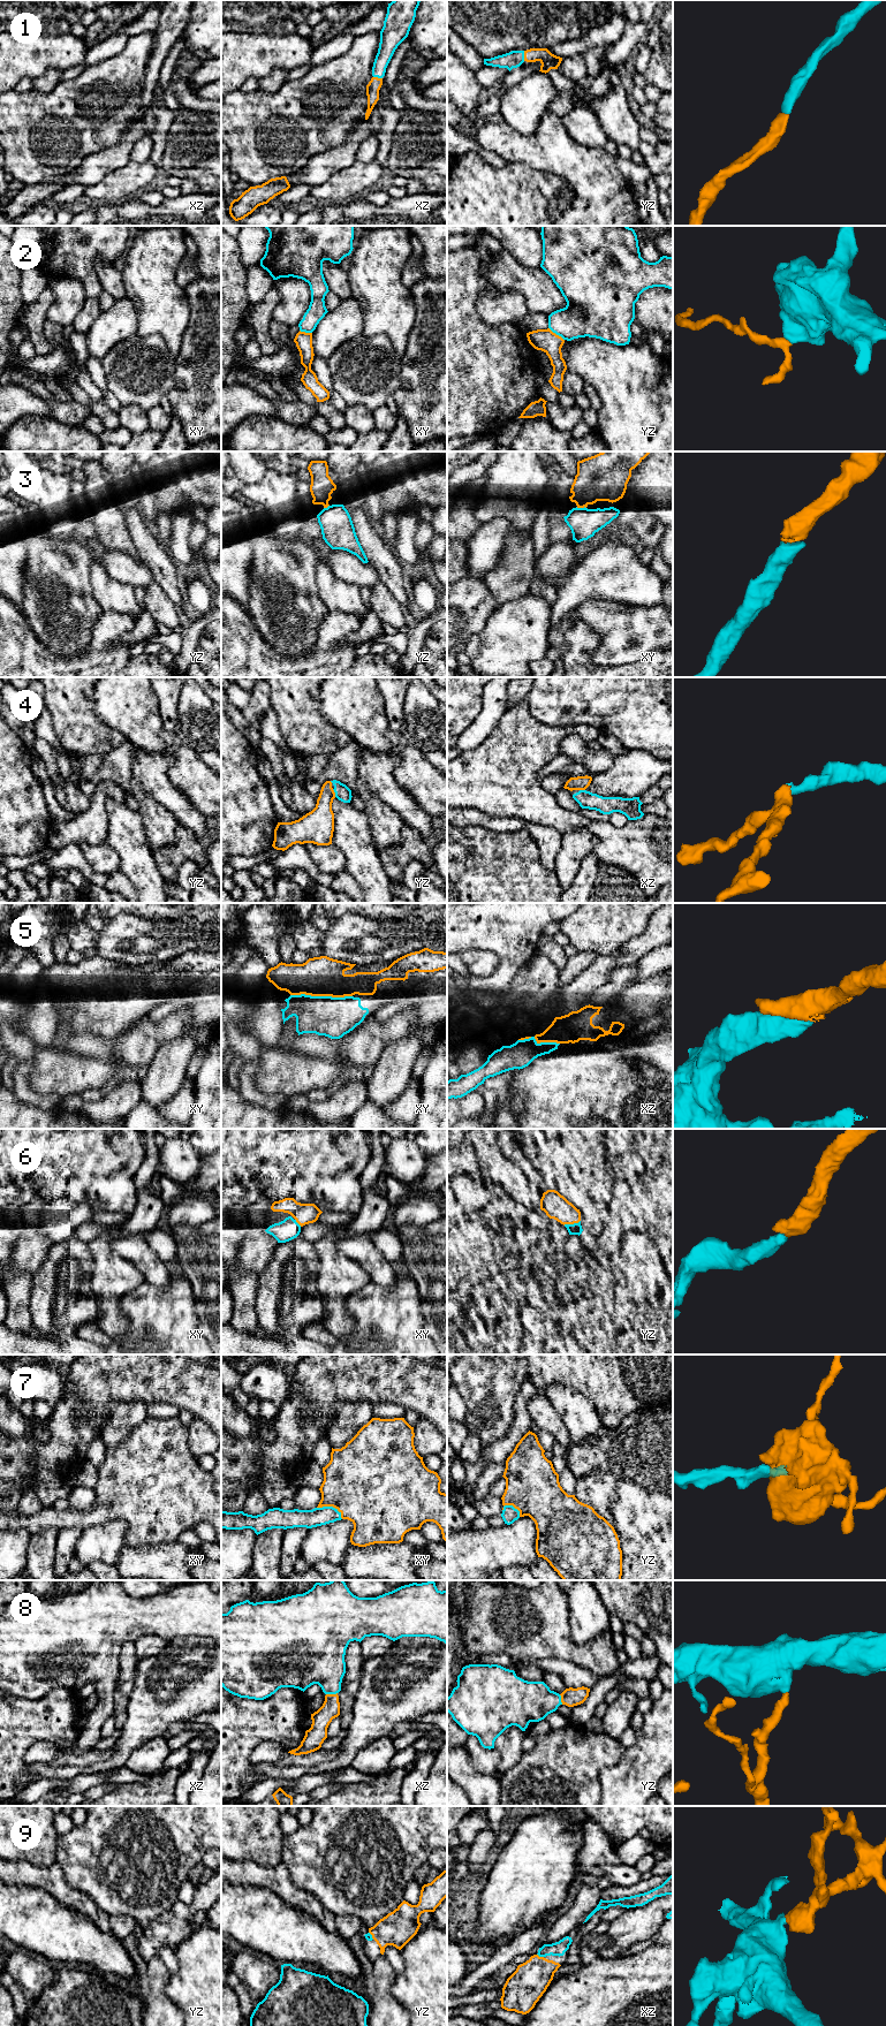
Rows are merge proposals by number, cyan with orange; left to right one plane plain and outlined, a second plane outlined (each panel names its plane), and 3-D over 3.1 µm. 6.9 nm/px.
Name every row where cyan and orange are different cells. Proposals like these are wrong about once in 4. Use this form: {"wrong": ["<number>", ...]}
{"wrong": ["2"]}

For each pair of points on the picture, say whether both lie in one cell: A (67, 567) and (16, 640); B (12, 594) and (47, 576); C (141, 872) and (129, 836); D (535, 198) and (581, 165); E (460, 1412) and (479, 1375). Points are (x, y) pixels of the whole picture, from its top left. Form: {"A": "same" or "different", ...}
{"A": "different", "B": "different", "C": "same", "D": "different", "E": "different"}

